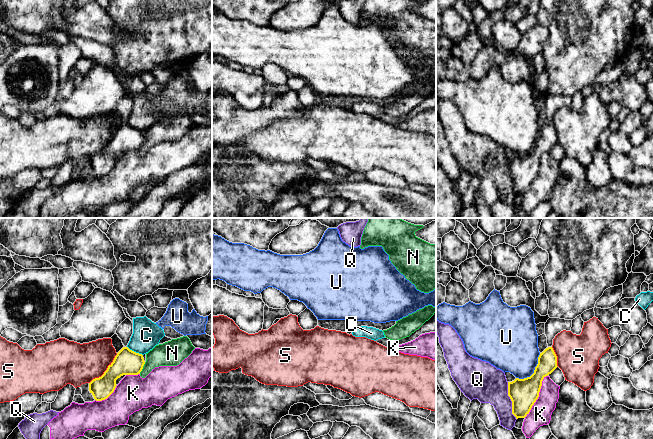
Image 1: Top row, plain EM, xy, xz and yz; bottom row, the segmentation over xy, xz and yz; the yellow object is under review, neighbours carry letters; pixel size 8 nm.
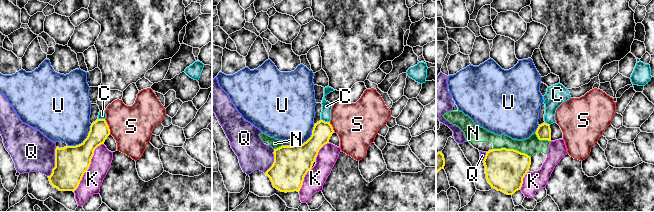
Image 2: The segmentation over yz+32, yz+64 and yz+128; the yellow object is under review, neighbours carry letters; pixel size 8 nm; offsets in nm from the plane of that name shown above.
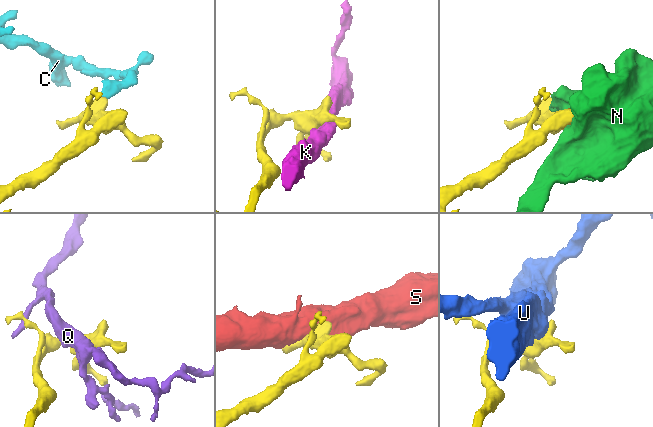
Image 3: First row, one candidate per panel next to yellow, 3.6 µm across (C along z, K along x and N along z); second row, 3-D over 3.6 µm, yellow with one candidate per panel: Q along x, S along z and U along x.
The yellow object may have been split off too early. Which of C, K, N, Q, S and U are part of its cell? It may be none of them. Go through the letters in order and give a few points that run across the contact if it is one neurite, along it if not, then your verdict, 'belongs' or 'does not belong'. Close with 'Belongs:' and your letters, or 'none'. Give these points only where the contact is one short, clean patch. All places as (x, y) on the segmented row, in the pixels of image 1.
C: line xy (127, 346), (142, 355); does not belong
K: does not belong
N: does not belong
Q: does not belong
S: does not belong
U: line yz (540, 353), (534, 371), (529, 376), (516, 378); does not belong
Belongs: none

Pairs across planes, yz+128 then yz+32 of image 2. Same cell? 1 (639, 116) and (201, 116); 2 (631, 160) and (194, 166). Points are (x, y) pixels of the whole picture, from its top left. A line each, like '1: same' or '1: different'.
1: different
2: same

